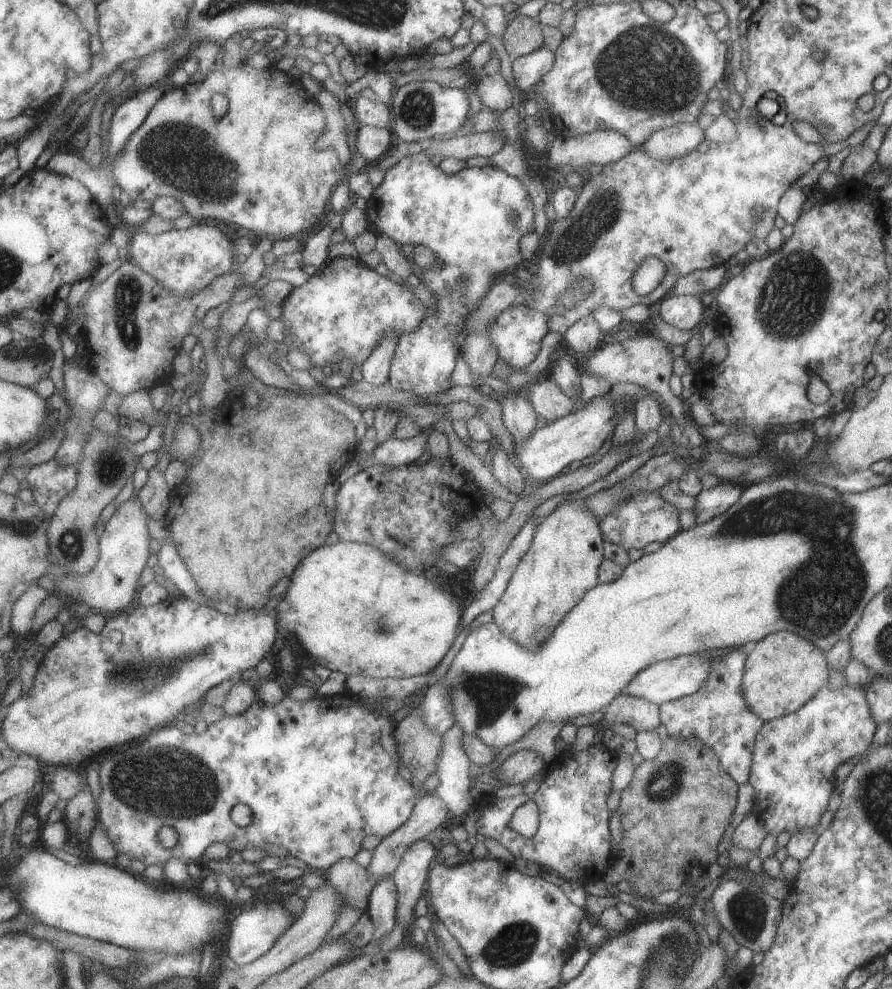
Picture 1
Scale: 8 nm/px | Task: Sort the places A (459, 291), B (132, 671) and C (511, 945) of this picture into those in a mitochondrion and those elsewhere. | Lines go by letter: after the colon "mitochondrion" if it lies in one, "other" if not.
A: mitochondrion
B: mitochondrion
C: mitochondrion

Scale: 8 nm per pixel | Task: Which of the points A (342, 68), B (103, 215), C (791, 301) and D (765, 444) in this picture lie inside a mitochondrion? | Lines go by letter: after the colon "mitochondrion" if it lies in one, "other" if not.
A: other
B: other
C: mitochondrion
D: other

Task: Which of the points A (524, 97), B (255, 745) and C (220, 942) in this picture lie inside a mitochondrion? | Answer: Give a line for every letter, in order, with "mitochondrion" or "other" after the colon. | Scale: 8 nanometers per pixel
A: other
B: other
C: other

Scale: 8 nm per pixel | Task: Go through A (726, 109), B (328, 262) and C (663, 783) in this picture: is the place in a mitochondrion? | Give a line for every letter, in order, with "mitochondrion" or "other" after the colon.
A: other
B: other
C: mitochondrion

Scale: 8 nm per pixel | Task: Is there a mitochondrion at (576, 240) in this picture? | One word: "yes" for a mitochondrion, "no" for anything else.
yes

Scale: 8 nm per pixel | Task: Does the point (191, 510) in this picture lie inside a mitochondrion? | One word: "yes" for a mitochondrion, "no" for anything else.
no

